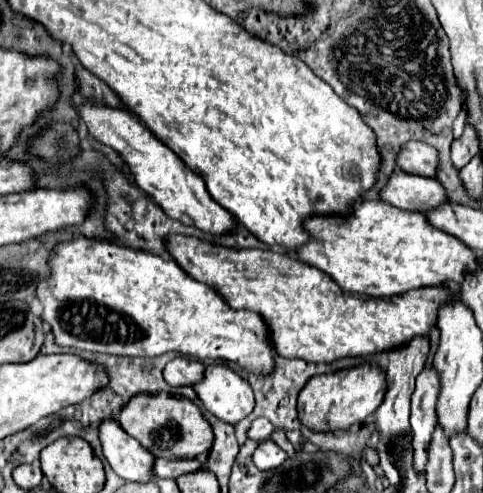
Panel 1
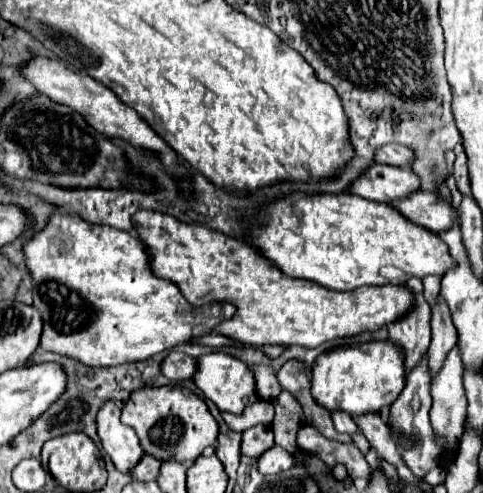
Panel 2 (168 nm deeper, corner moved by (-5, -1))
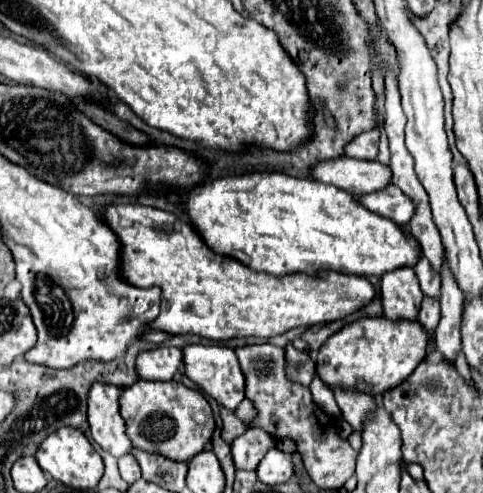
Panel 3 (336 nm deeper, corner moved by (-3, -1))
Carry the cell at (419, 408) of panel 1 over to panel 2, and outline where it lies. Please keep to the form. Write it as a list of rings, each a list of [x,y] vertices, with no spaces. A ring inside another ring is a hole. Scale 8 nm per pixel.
[[[437,296],[437,302],[431,308],[433,308],[433,316],[431,316],[433,338],[429,346],[429,366],[431,366],[431,374],[435,376],[443,366],[449,348],[453,348],[457,342],[457,330],[453,328],[449,306],[445,304],[445,300],[441,300],[441,296]]]

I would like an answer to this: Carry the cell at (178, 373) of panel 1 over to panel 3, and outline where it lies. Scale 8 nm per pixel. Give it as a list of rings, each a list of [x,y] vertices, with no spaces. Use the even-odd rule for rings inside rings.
[[[155,348],[139,356],[139,378],[145,380],[173,380],[183,364],[179,348]]]

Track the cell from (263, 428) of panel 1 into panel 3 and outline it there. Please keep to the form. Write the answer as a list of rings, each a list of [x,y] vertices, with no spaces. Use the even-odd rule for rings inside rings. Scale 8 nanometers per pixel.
[[[247,428],[241,436],[231,444],[233,462],[237,468],[255,470],[261,458],[275,446],[275,440],[263,428]]]

